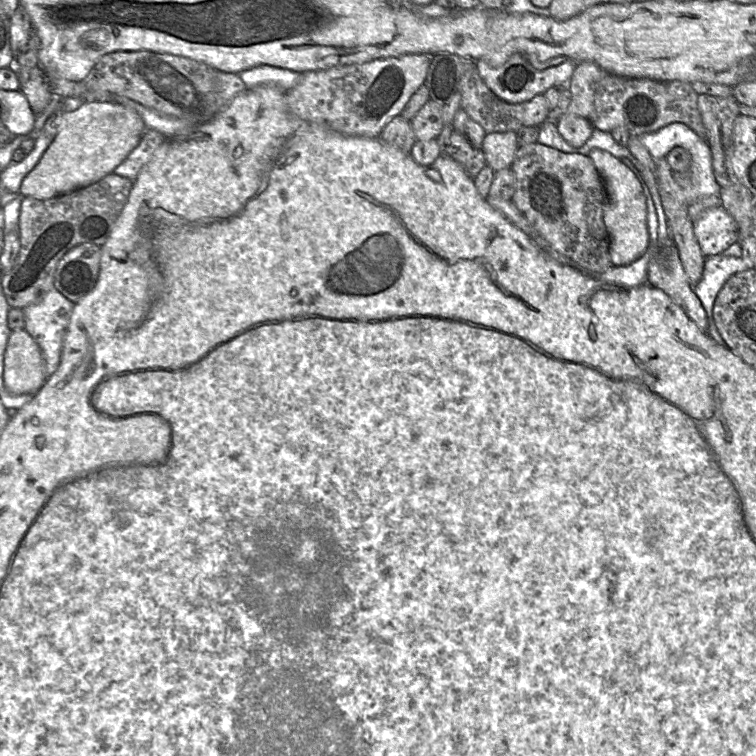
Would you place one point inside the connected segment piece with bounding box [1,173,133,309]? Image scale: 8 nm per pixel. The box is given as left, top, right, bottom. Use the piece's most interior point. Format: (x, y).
(48, 229)

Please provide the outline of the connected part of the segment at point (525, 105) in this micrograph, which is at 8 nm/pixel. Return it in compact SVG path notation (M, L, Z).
M477 70L468 72L461 87L461 108L468 116L477 122L485 130L486 134L494 132L517 132L519 129L528 126L539 127L553 114L549 108L544 94L536 95L531 100L511 104L496 96L485 84Z

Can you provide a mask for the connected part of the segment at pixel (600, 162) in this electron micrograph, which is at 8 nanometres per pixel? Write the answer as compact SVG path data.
M600 149L591 150L588 157L599 172L607 192L603 217L609 234L611 262L614 266L628 265L643 256L649 248L646 196L638 178L619 158Z

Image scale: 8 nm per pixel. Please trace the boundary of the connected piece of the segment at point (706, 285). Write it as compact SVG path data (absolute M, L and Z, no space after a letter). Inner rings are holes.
M717 254L705 258L701 279L693 286L694 293L700 299L708 318L707 334L721 344L719 332L713 319L713 306L716 296L725 282L734 274L753 268L742 257Z

